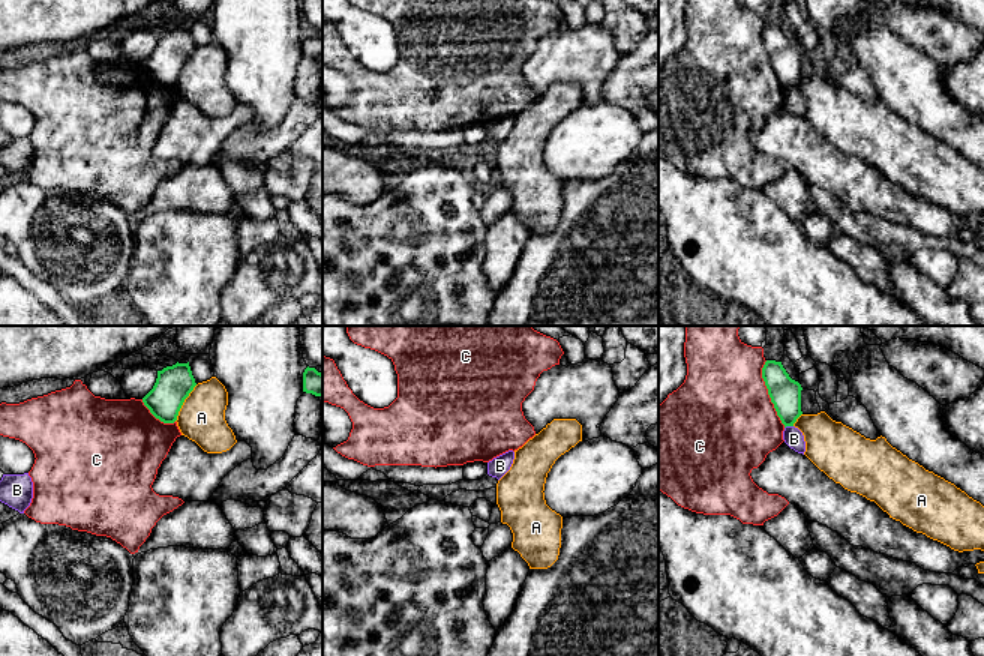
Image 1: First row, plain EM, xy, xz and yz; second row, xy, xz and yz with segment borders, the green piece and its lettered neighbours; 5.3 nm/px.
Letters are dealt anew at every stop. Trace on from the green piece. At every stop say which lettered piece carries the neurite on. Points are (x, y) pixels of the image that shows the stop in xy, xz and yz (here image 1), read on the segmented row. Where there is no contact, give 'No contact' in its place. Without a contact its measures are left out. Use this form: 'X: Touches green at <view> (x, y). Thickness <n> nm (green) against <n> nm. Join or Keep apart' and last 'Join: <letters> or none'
A: Touches green at xy (183, 401). Thickness 190 nm (green) against 260 nm. Keep apart
B: Touches green at yz (788, 425). Thickness 170 nm (green) against 100 nm. Keep apart
C: Touches green at yz (768, 394). Thickness 170 nm (green) against 500 nm. Keep apart
Join: none

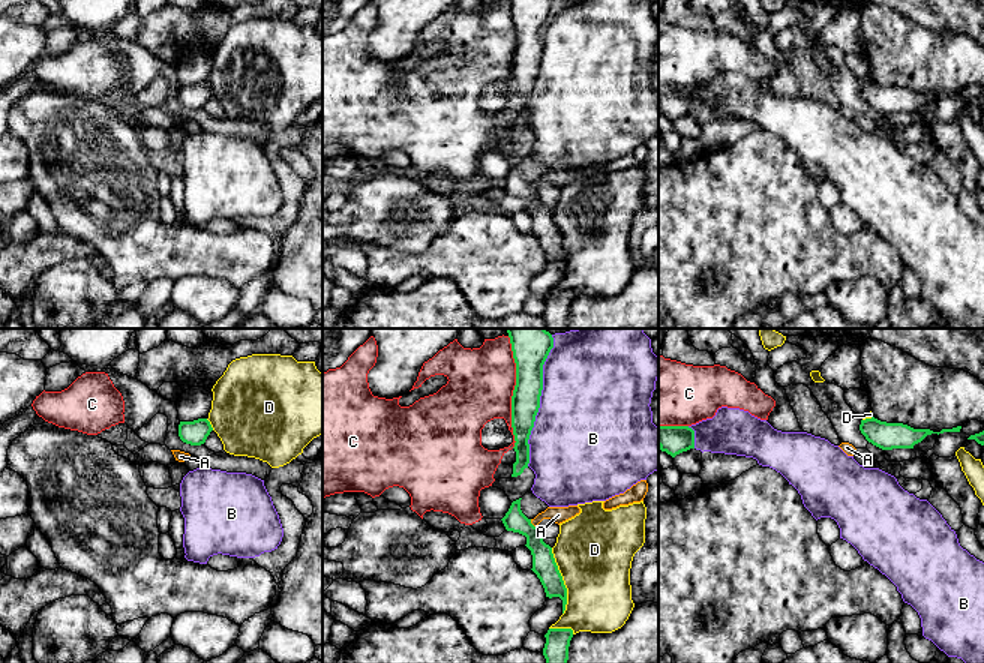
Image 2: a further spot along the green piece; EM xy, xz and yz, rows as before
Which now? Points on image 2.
A: Touches green at xz (531, 524). Thickness 130 nm (green) against 90 nm. Keep apart
B: Touches green at xz (539, 401). Thickness 170 nm (green) against 500 nm. Keep apart
C: Touches green at xz (513, 392). Thickness 190 nm (green) against 360 nm. Keep apart
D: Touches green at xz (563, 581). Thickness 130 nm (green) against 420 nm. Keep apart
Join: none

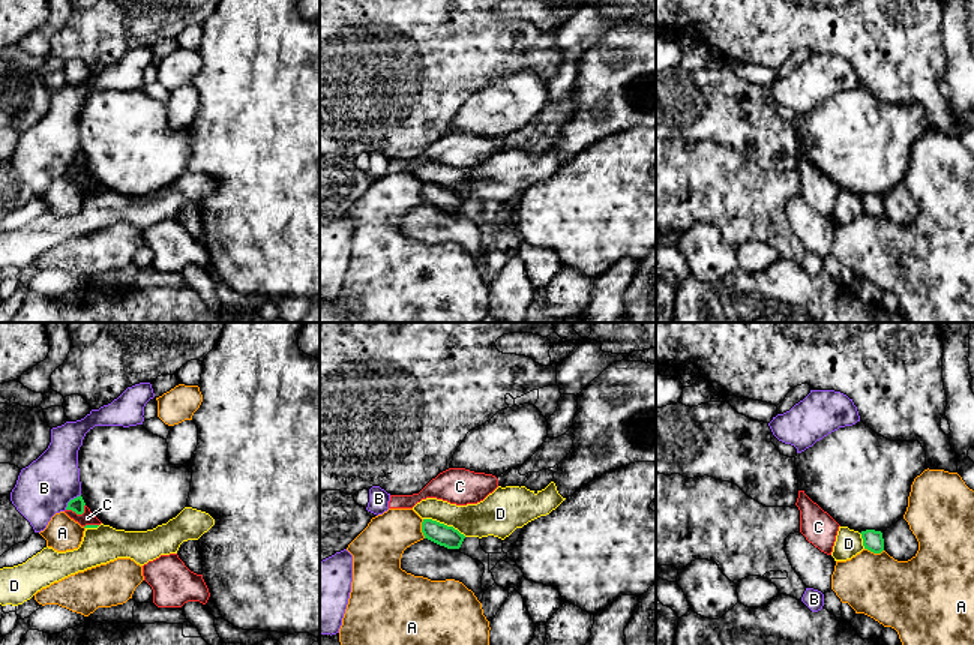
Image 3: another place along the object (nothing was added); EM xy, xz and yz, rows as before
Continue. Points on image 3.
A: Touches green at xz (422, 528). Thickness 120 nm (green) against 260 nm. Keep apart
B: Touches green at xy (71, 500). Thickness 80 nm (green) against 300 nm. Keep apart
C: Touches green at xy (78, 513). Thickness 80 nm (green) against 80 nm. Keep apart
D: Touches green at xz (443, 524). Thickness 120 nm (green) against 190 nm. Keep apart
Join: none

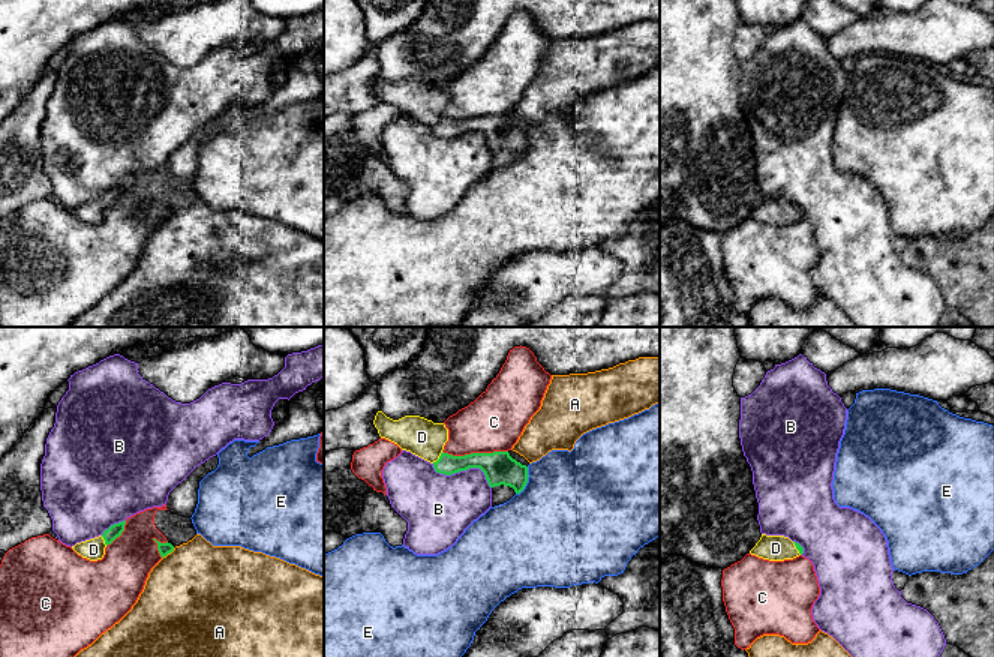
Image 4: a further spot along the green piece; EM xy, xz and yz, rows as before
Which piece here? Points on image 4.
A: Touches green at xy (168, 552). Thickness 70 nm (green) against 480 nm. Keep apart
B: Touches green at xz (464, 470). Thickness 180 nm (green) against 360 nm. Keep apart
C: Touches green at xz (476, 453). Thickness 180 nm (green) against 320 nm. Keep apart
D: Touches green at xz (440, 458). Thickness 110 nm (green) against 200 nm. Join
E: Touches green at xz (526, 482). Thickness 180 nm (green) against 500 nm. Keep apart
Join: D

